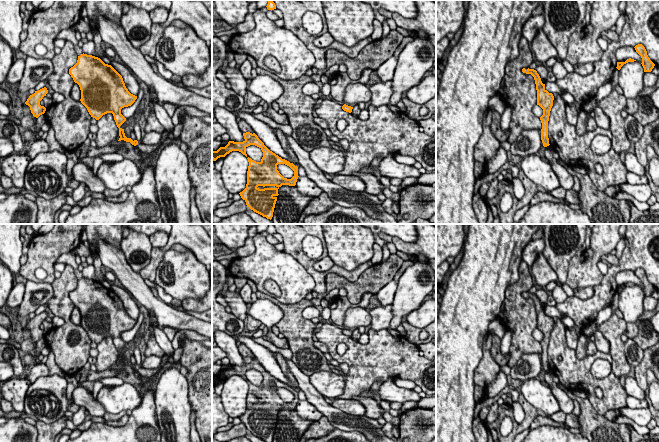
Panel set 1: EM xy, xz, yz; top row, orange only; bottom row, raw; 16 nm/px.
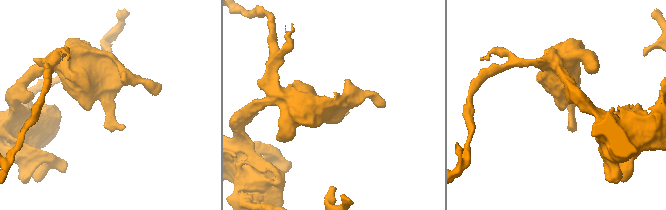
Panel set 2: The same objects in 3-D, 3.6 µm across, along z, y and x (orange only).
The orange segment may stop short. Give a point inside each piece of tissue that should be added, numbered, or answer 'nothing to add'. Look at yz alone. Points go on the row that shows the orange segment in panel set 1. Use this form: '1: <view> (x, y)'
nothing to add

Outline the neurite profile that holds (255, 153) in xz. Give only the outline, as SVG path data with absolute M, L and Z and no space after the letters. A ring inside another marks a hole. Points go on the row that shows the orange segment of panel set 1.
M250 145L246 147L246 154L249 158L256 162L261 162L261 159L263 157L263 152L261 148L255 146L255 145Z

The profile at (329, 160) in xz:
M317 147L309 152L309 155L322 172L334 175L344 169L346 159L342 151L329 147Z

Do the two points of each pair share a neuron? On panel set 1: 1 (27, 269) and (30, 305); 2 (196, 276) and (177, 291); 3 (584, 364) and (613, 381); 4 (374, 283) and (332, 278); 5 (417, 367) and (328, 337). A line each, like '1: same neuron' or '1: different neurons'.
1: different neurons
2: same neuron
3: same neuron
4: same neuron
5: same neuron

